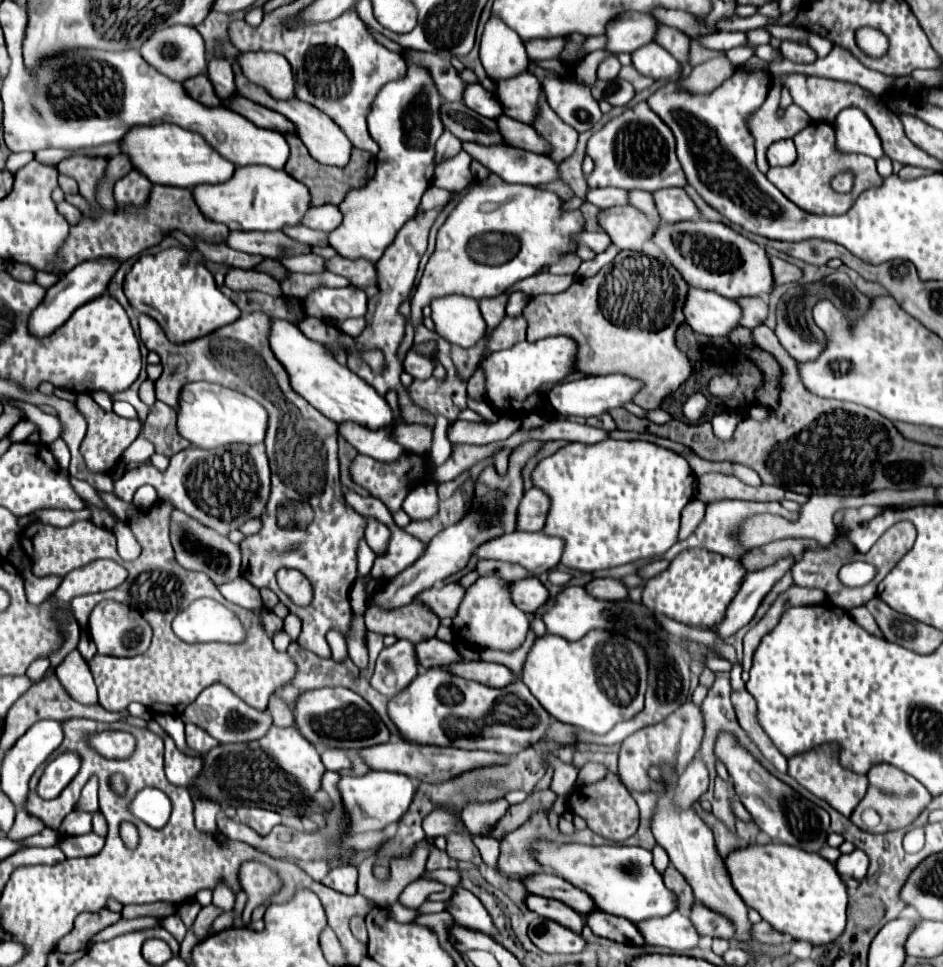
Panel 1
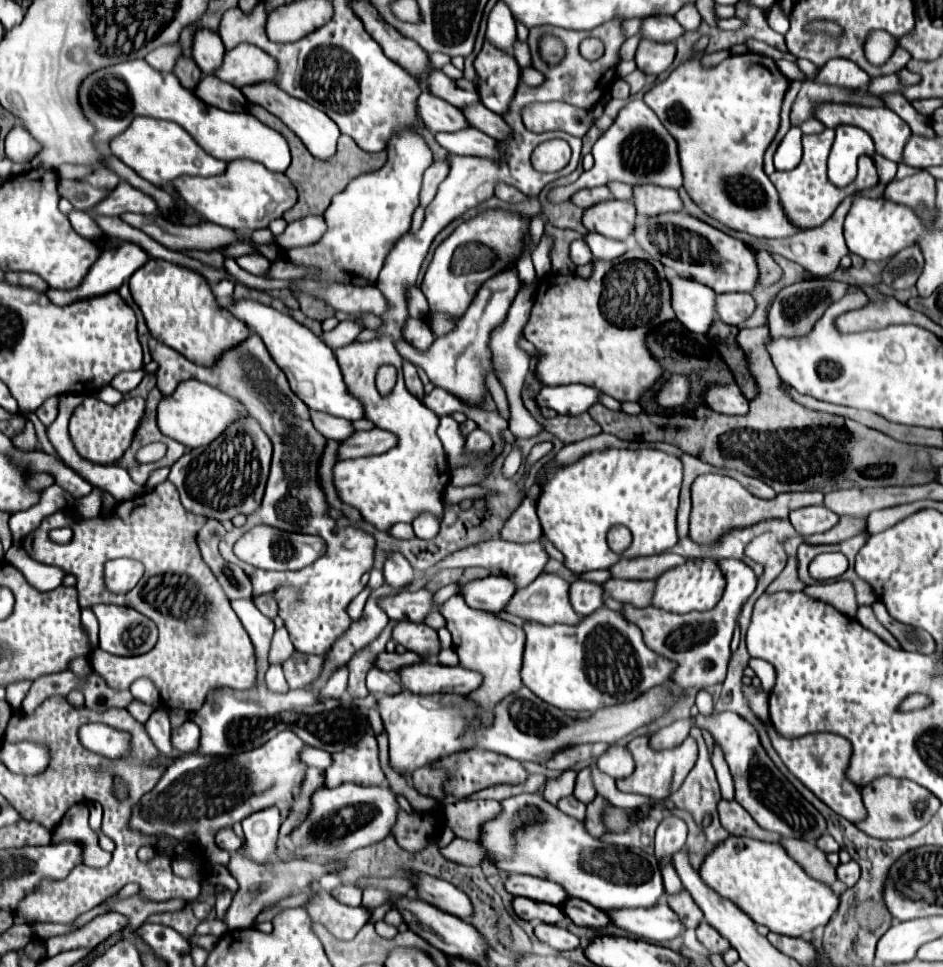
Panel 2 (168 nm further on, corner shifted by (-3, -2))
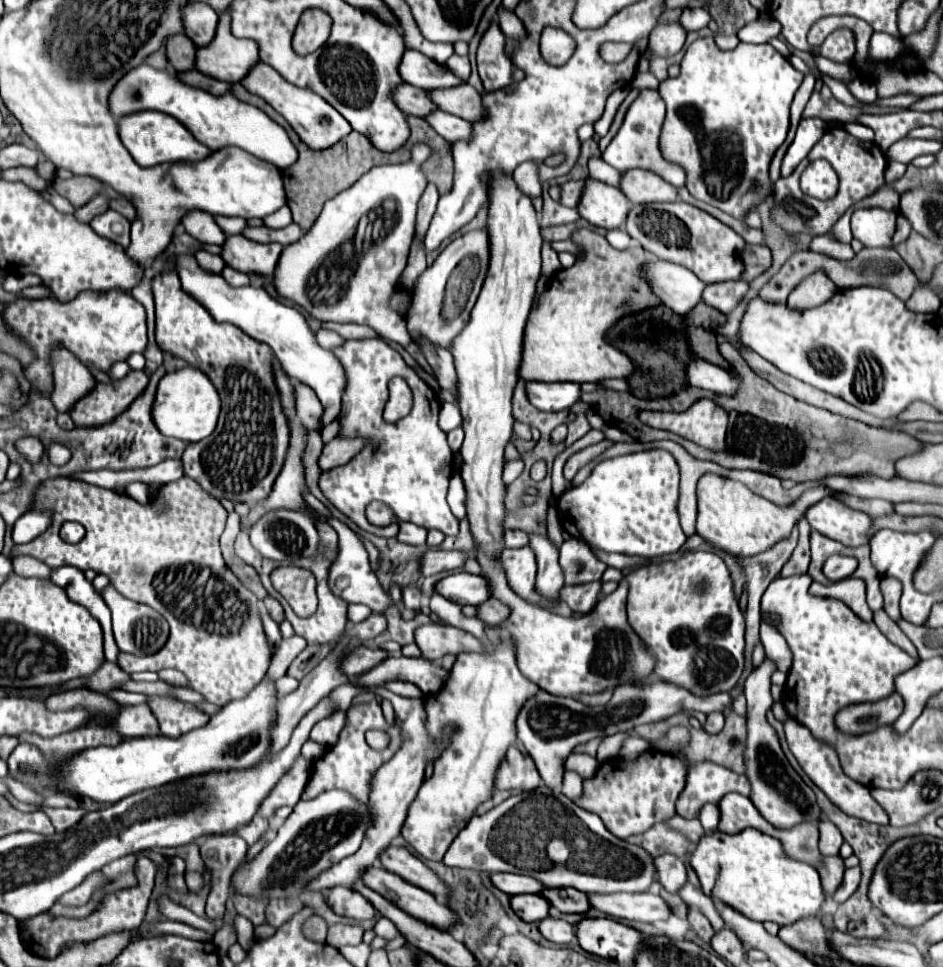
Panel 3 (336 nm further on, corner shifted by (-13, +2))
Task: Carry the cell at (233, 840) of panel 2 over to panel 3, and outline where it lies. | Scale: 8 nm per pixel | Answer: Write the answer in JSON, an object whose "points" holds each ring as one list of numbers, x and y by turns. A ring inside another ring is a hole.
{"points":[[235,834,209,836,201,844,201,858,211,874,211,892,207,898,207,916,223,920,225,900,229,898,231,876,247,856,247,842]]}

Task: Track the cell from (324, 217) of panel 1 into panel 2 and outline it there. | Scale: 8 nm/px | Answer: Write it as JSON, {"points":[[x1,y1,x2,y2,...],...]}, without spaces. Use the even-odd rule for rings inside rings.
{"points":[[305,216,297,222,291,222,281,236,277,236,277,244,285,250,311,246,319,242,319,238,327,232,327,222,323,216]]}

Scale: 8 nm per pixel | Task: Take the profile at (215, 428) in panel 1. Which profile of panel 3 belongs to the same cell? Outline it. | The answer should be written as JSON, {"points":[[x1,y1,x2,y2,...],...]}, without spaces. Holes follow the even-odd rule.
{"points":[[185,366,181,370,167,372,159,380,151,414,153,414,153,422,155,422,157,430,163,436,179,438,183,442,199,442,215,430,219,410,221,410,219,394,217,394,215,386,211,384,211,380,201,370,197,370,193,366]]}

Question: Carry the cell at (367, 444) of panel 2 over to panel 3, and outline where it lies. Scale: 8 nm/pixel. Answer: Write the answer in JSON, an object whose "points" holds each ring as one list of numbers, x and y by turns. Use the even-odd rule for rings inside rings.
{"points":[[335,438,335,440,331,440,319,456,319,468,325,472,325,470,337,468,341,464,347,464,349,458,353,458,363,448,363,444,365,442,361,438,347,438,347,440]]}

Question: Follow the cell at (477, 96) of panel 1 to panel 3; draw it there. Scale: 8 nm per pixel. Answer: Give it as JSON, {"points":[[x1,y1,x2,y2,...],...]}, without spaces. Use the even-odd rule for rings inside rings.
{"points":[[405,50,401,62,399,62,399,74,403,82,413,84,423,90,435,90,435,88,451,88,463,84,459,78,455,78,445,66,433,62,431,58,423,56,417,50]]}

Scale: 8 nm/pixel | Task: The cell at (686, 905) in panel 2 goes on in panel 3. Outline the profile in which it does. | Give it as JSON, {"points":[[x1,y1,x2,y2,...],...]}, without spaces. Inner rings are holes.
{"points":[[689,908,689,916,687,916,687,920,689,920,689,924,691,924,691,928,697,932,697,936,701,938,701,940,705,940,705,942,709,942,711,938,713,938,713,928,711,928,711,924,709,924,709,920,701,914,701,910,699,908]]}

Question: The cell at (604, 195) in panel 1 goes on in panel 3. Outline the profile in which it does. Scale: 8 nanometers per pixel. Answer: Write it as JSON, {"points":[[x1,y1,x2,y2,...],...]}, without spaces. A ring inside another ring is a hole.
{"points":[[577,180,577,182,565,182,559,188,561,188,561,200,559,200,559,204,569,206,569,208,577,208,577,202,579,202,581,190,583,190,583,182,581,180]]}

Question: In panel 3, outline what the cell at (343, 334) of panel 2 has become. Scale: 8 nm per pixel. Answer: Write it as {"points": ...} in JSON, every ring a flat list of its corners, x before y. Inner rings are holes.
{"points":[[319,330,319,332,315,334,315,338,317,338,317,344,321,344,321,348,327,348,327,350,331,350,333,346,339,346,339,344,345,342,341,336,337,336,337,334,331,332,331,330]]}

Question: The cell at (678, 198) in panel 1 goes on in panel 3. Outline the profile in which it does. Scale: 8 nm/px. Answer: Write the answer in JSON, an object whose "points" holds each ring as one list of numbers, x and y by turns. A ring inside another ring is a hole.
{"points":[[627,170,621,176,621,192,633,204,649,204,649,202,675,202,679,200,677,188,659,178,649,170]]}

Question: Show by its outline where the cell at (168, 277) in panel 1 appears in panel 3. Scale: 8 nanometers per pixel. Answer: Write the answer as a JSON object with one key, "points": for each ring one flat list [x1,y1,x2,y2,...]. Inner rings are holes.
{"points":[[167,272,153,280,153,294,157,316,155,326,157,346,163,352,185,360,189,366,199,368,203,374,207,374,221,398,217,430,213,430,213,434,201,442,191,442,183,452,185,476,193,478,203,490,207,490,215,498,229,498,231,502,245,504,255,504,267,498,275,478,283,468,285,454,289,448,289,420,281,410,281,396,277,394,273,378,273,352,269,350,267,344,261,344,245,336,245,332,239,330,237,326,215,322,199,302,195,302,187,292,183,292,179,276,175,272]]}

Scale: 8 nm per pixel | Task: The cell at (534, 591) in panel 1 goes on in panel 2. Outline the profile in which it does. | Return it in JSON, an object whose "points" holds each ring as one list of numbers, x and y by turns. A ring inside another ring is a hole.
{"points":[[489,576,483,580,467,582,461,590,465,602,471,608,489,610,489,612,503,612,511,598,515,596,517,586,507,576]]}

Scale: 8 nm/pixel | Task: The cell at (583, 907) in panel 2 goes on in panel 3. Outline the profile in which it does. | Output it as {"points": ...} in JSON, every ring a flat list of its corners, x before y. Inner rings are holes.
{"points":[[545,888,543,898,557,910,561,912,575,912,583,914,589,910,589,900,587,894,573,890,573,888]]}

